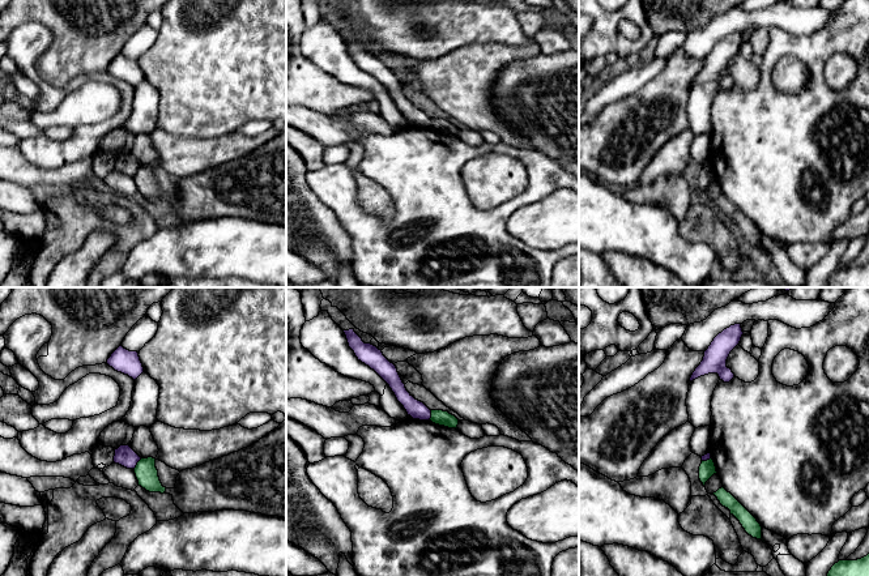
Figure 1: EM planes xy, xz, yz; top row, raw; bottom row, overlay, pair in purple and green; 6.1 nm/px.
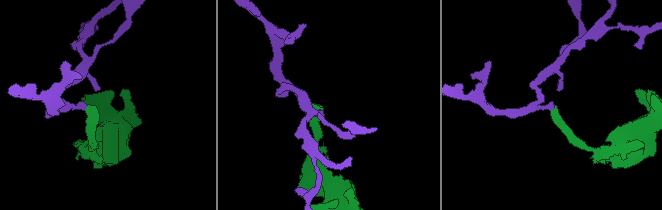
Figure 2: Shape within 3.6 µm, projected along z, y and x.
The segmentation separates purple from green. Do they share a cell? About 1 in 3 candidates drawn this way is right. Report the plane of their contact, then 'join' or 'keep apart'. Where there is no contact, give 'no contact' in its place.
meets purple in xy; keep apart

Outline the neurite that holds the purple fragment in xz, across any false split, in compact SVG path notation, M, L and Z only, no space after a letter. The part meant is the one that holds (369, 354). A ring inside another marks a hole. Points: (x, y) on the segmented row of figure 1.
M354 329L344 330L344 333L358 360L374 370L389 385L408 415L413 419L430 421L431 410L406 391L396 366L383 355L382 350L371 344L365 344Z

